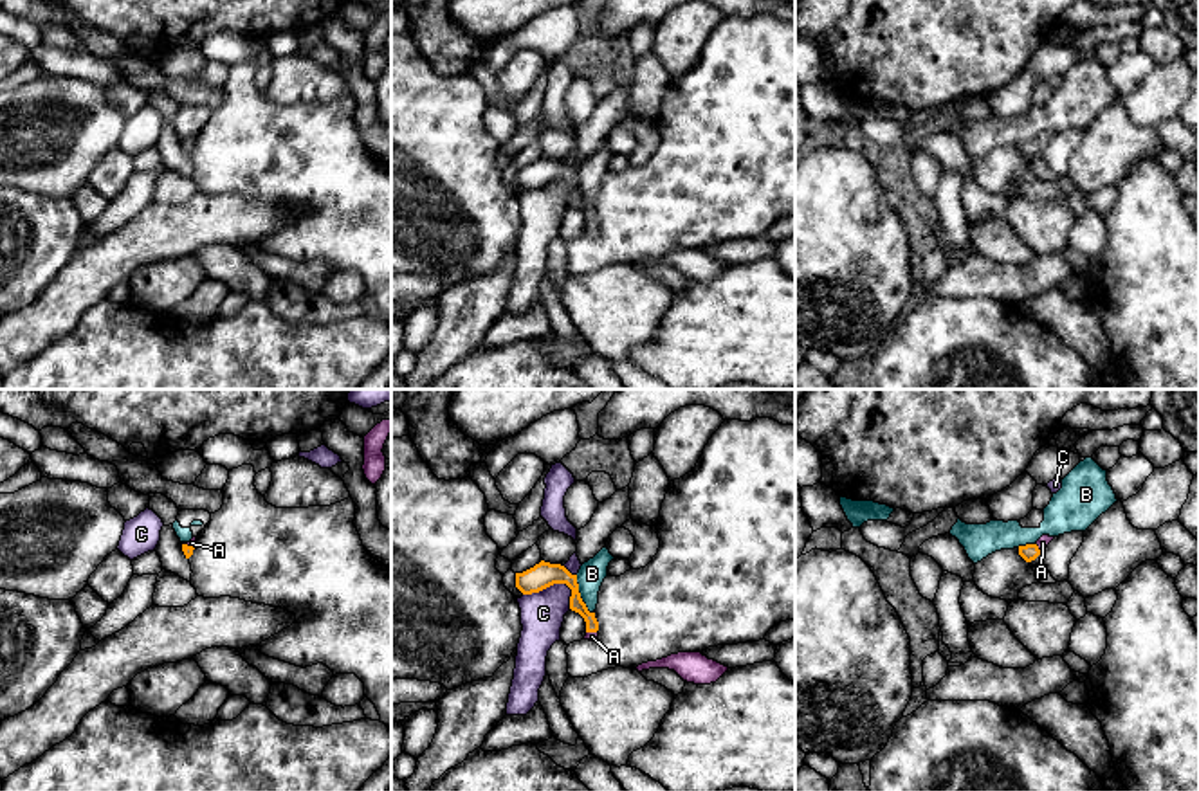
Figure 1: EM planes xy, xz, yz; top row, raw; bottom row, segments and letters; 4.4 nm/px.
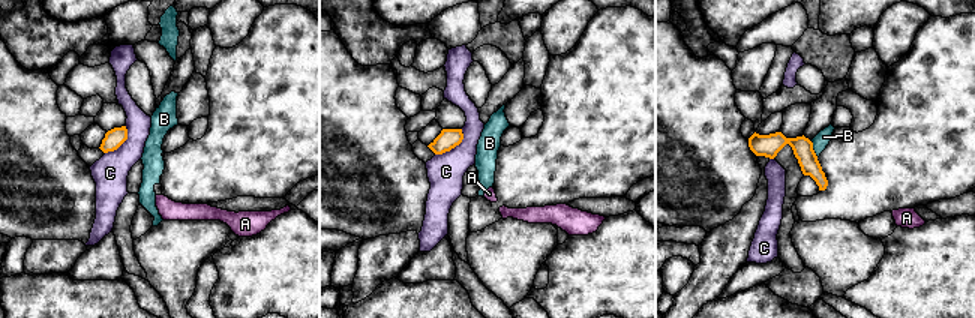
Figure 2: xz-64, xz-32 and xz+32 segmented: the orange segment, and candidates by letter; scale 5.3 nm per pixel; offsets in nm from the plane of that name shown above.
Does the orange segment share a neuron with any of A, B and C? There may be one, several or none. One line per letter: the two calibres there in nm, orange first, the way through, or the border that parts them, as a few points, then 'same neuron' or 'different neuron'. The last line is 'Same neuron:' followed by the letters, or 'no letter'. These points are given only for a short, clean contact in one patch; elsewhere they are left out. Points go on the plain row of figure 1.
A: calibres 50 and 30 nm; way xy (188, 146), (186, 141), (192, 139); same neuron
B: calibres 120 and 120 nm; border xz (576, 172), (579, 193), (594, 209); different neuron
C: calibres 120 and 190 nm; border xz (572, 186), (565, 181), (550, 181), (523, 191); different neuron
Same neuron: A

